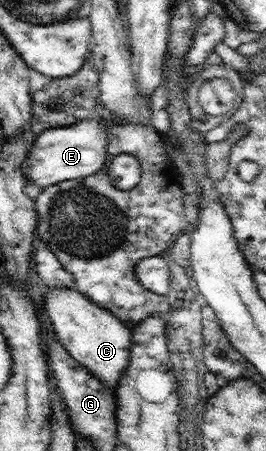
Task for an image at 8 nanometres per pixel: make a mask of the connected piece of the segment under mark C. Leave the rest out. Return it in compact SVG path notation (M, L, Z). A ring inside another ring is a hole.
M49 288L45 293L44 312L49 315L56 339L80 365L89 369L108 389L116 392L118 380L129 364L129 348L131 348L131 331L109 309L105 309L81 294L77 288Z

